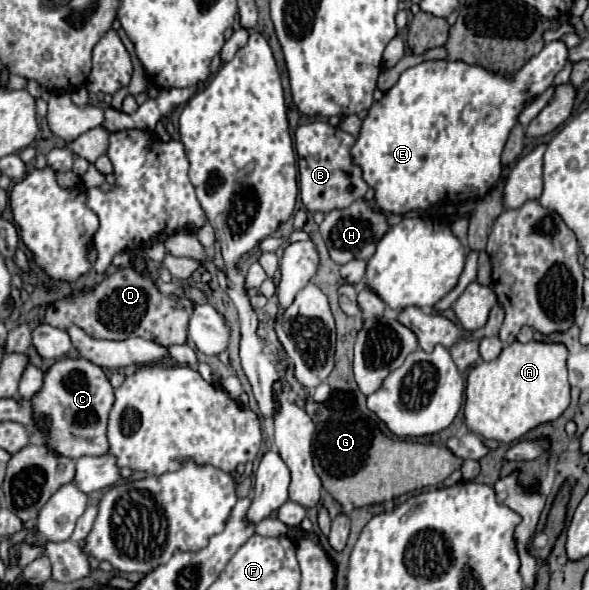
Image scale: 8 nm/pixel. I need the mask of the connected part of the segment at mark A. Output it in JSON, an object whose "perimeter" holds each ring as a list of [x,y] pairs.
{"perimeter":[[[513,342],[507,344],[499,358],[491,362],[481,362],[475,366],[467,376],[467,390],[465,390],[465,422],[467,428],[483,438],[499,440],[499,442],[513,442],[519,440],[531,428],[557,420],[565,408],[569,406],[569,380],[567,380],[567,348],[561,342]]]}

